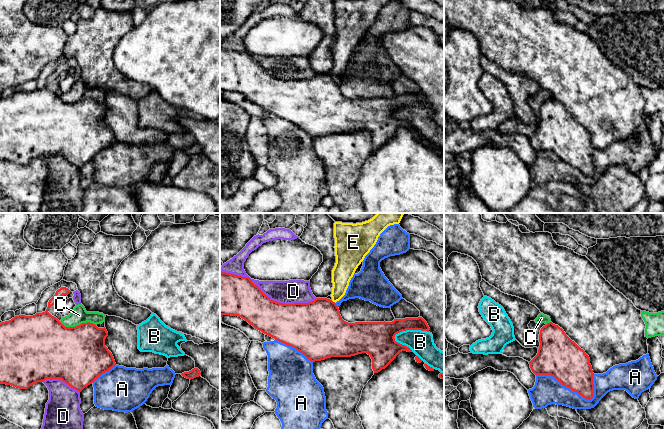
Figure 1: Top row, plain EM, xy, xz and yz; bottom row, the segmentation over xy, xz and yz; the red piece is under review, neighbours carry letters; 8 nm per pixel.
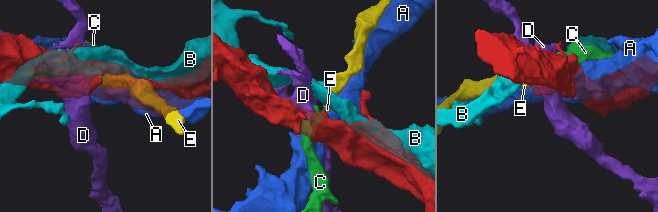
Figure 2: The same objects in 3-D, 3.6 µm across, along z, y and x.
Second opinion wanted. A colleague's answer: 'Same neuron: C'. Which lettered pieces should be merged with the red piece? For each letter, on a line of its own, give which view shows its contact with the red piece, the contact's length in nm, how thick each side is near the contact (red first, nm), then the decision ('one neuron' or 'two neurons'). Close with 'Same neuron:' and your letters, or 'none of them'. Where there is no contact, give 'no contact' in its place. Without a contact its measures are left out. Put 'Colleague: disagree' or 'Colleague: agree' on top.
Colleague: disagree
A: yz | 500 nm | 320/220 nm | two neurons
B: xz | 300 nm | 220/190 nm | two neurons
C: xy | 300 nm | 460/140 nm | two neurons
D: xz | 800 nm | 320/190 nm | two neurons
E: xz | 50 nm | 420/160 nm | two neurons
Same neuron: none of them

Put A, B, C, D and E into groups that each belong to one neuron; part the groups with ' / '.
A / B / C E / D

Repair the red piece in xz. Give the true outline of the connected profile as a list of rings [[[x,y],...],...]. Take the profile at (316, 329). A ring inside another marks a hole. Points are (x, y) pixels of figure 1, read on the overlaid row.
[[[220,271],[220,315],[238,316],[255,329],[275,340],[295,348],[311,362],[331,357],[351,357],[367,353],[372,359],[374,373],[385,369],[402,352],[412,350],[395,341],[395,335],[406,330],[429,332],[422,318],[394,319],[392,322],[348,323],[340,315],[335,302],[316,298],[309,303],[283,304],[271,300],[249,277]]]

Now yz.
[[[552,322],[540,330],[537,355],[529,362],[535,375],[551,375],[586,400],[594,396],[590,358],[562,328]]]

